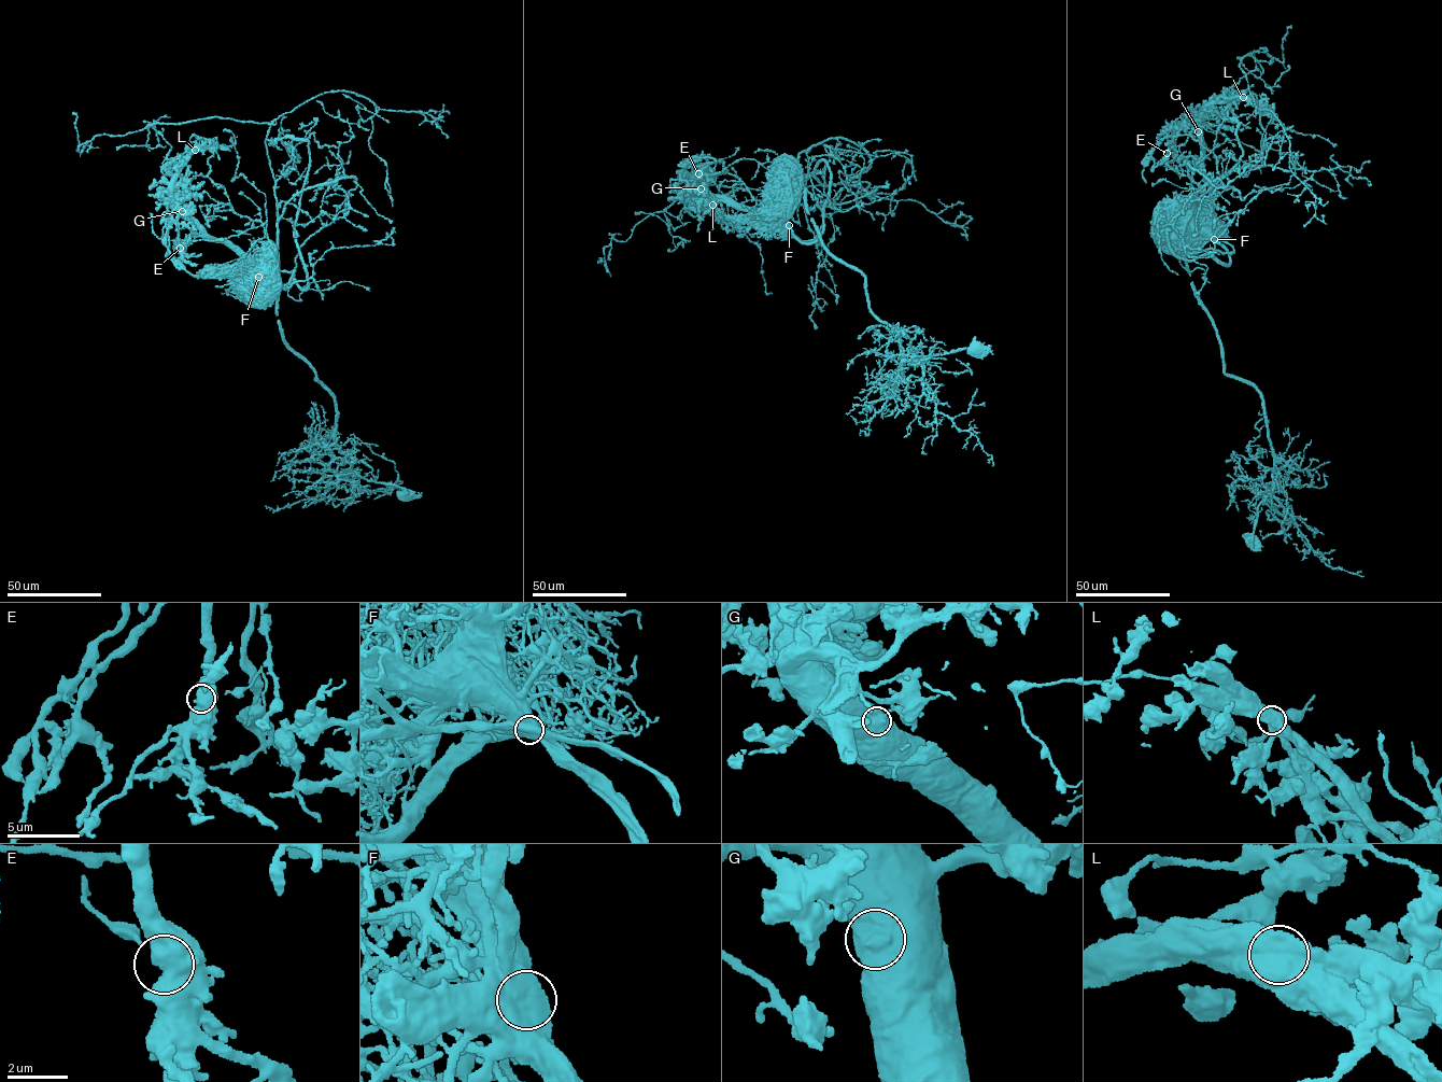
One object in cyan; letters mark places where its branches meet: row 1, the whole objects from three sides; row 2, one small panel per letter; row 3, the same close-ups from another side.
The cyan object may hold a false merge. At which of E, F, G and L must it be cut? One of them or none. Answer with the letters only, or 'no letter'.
F

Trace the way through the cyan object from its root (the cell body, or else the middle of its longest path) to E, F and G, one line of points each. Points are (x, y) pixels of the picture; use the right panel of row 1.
E: (1250, 540), (1274, 485), (1264, 399), (1225, 373), (1182, 249), (1191, 177), (1165, 165), (1176, 149), (1167, 153)
F: (1250, 540), (1257, 509), (1274, 485), (1264, 399), (1225, 373), (1221, 342), (1182, 249), (1185, 227), (1214, 239)
G: (1250, 540), (1274, 485), (1273, 449), (1263, 397), (1225, 373), (1182, 249), (1185, 227), (1210, 210), (1198, 131)

